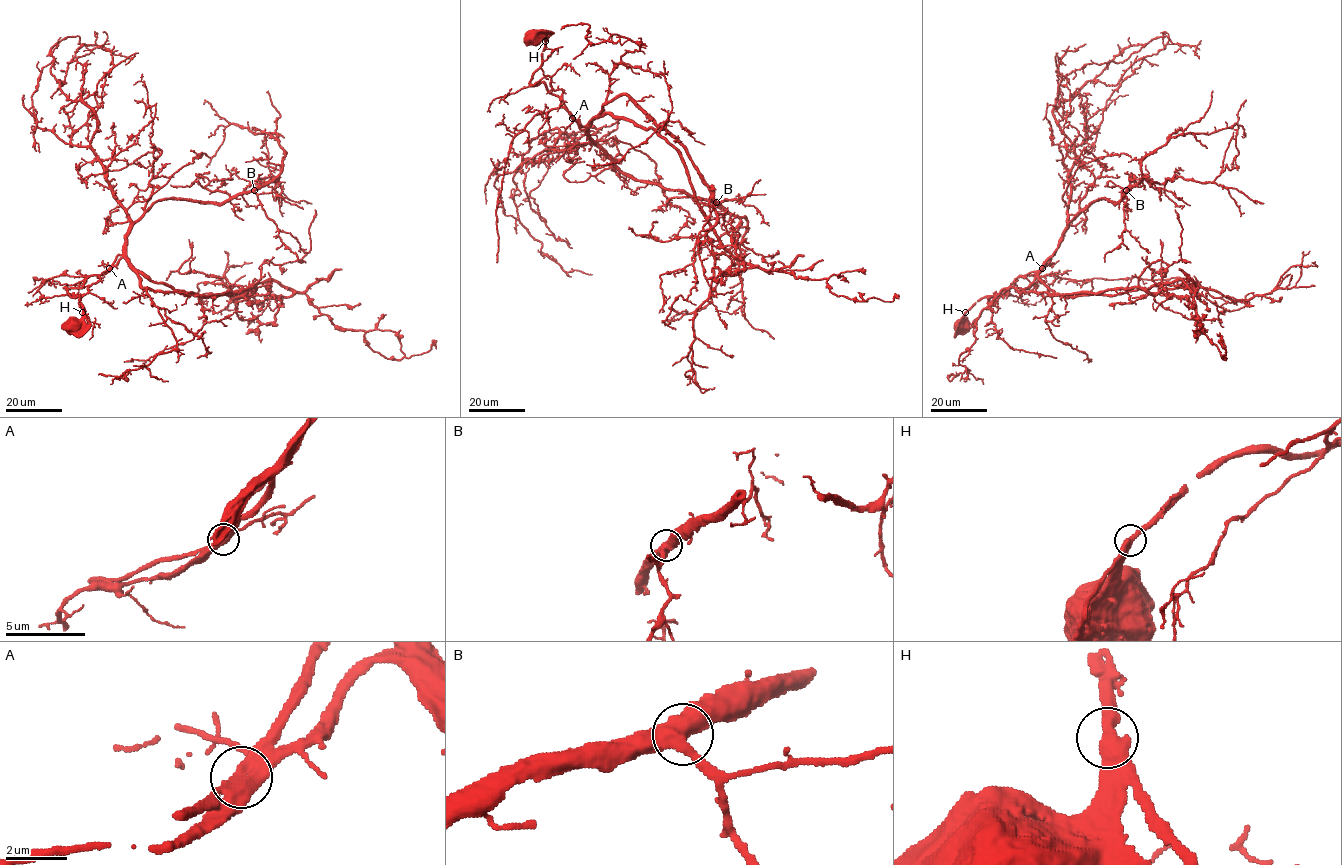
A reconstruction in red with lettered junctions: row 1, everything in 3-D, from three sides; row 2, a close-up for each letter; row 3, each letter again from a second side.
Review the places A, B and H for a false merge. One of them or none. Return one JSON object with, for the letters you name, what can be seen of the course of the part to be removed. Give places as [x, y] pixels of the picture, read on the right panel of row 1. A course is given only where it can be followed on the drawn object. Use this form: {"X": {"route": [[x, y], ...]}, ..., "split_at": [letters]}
{"split_at": []}

